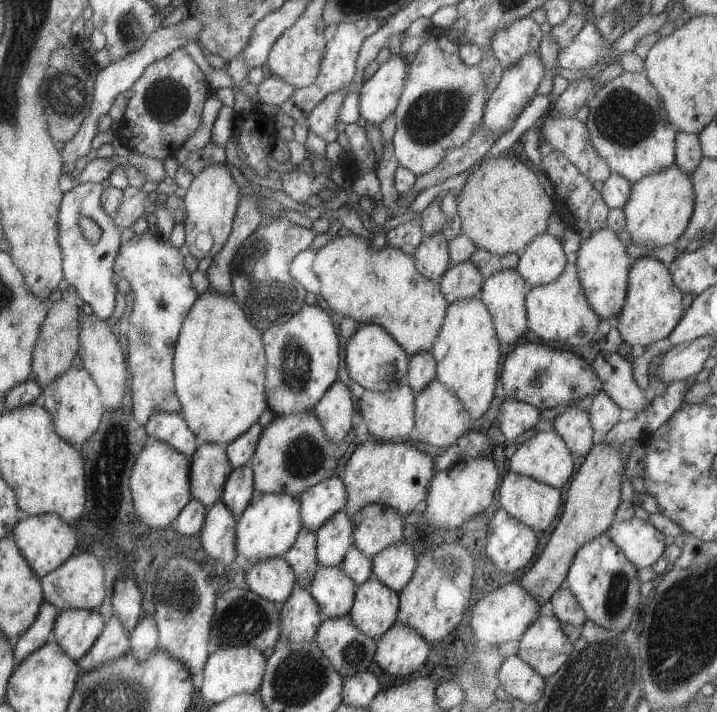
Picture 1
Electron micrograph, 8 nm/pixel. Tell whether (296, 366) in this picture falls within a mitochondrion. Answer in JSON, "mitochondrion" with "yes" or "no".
{"mitochondrion":"yes"}

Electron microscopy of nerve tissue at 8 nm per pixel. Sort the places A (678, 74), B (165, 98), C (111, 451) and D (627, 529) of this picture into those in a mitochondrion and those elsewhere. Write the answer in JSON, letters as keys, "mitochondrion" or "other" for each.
{"A":"other","B":"mitochondrion","C":"mitochondrion","D":"other"}

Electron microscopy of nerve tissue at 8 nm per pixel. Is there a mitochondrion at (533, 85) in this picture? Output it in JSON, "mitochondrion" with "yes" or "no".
{"mitochondrion":"no"}

